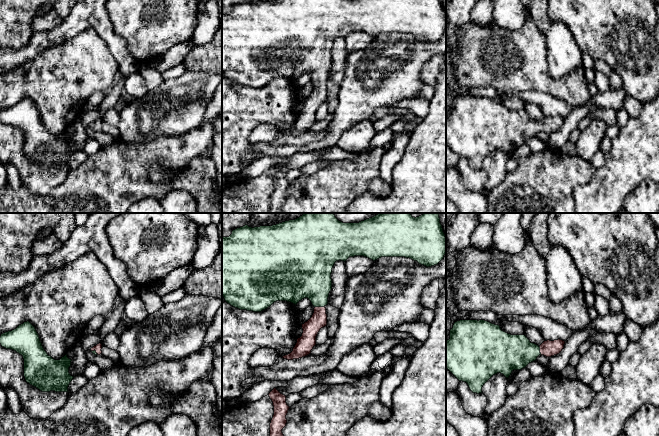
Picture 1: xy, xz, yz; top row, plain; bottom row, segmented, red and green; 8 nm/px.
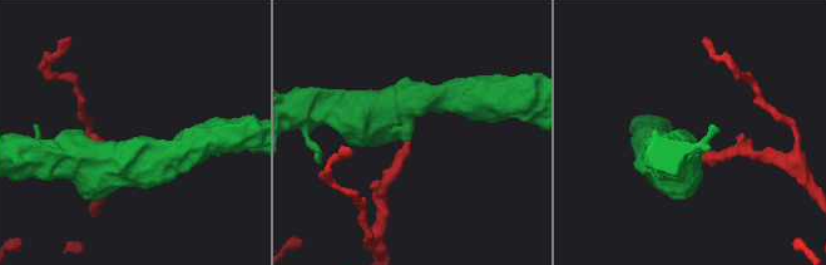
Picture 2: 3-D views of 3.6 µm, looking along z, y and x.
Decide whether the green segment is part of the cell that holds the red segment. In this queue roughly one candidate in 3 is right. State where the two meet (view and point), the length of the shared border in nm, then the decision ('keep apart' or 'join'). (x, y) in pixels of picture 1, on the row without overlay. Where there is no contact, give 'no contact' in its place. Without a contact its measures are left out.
contact xz (319, 83); length 80 nm; join

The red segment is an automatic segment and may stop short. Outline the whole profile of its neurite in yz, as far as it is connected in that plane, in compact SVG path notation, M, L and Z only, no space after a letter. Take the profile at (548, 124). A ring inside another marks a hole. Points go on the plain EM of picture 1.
M460 96L450 106L450 115L446 117L446 144L459 156L466 158L473 169L482 169L483 161L495 150L501 149L509 154L513 146L521 146L535 137L539 131L551 133L559 130L565 117L544 117L540 122L531 119L525 111L511 111L501 106L499 101L485 96Z

